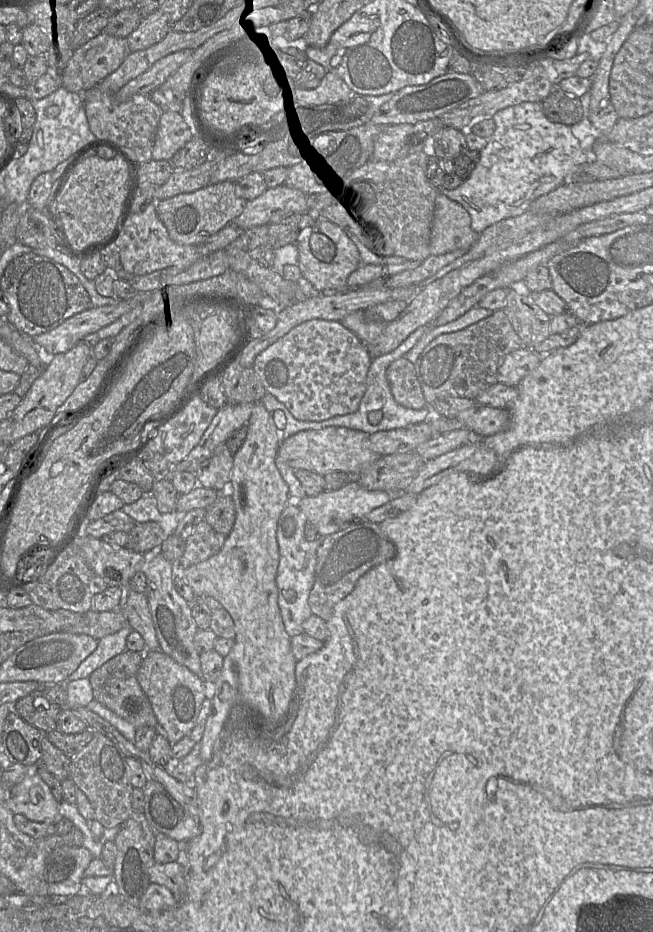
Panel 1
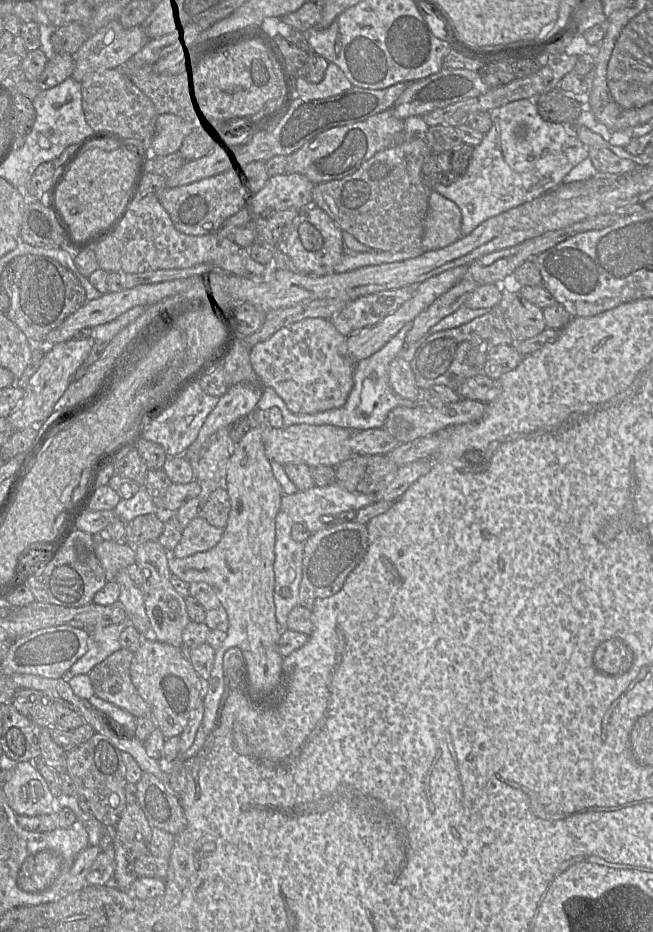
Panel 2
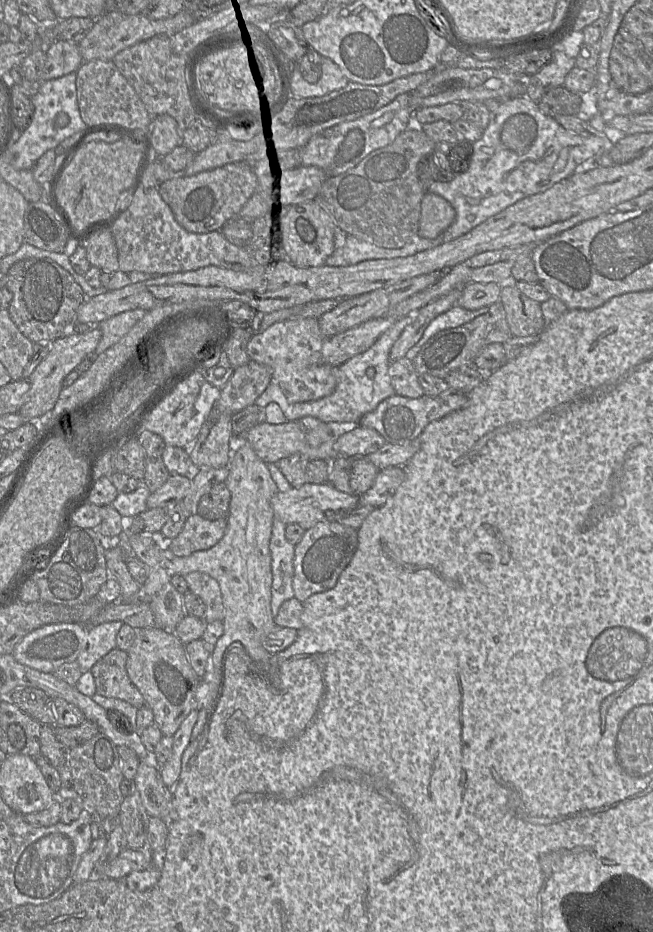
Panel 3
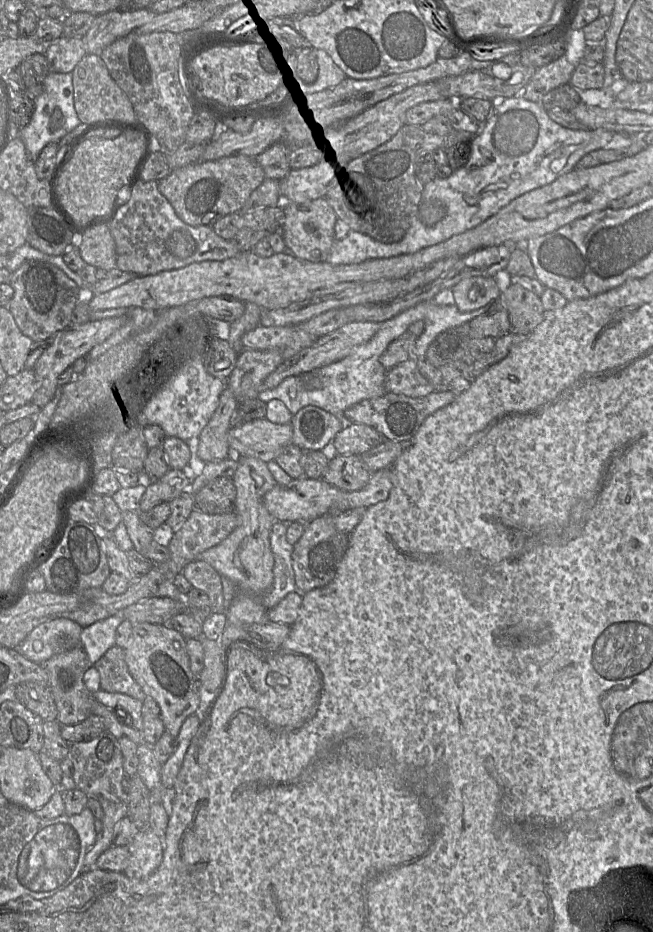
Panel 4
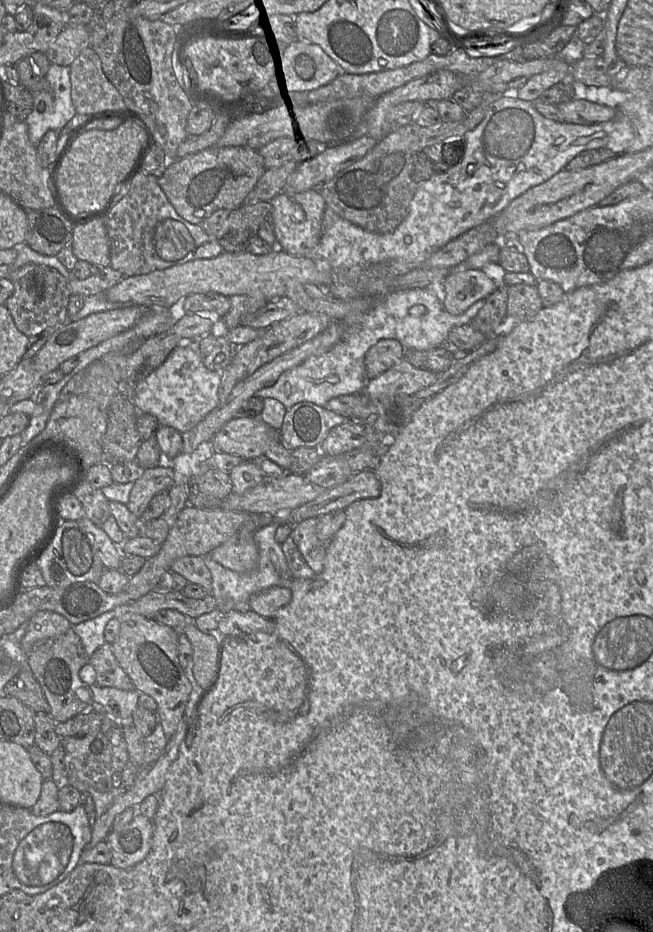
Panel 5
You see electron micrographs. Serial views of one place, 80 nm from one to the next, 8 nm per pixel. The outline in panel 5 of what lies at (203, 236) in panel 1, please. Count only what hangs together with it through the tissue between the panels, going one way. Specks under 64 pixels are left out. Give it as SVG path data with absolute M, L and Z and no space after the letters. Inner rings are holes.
M242 146L211 147L170 160L158 178L158 184L179 216L191 224L200 225L217 210L234 210L242 206L265 170L258 150Z

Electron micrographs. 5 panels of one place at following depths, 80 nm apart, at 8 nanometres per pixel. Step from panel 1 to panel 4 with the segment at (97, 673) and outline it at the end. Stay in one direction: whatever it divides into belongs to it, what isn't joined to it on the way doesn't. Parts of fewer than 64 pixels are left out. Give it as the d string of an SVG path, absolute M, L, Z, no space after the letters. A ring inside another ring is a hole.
M111 647L93 667L98 671L101 690L127 694L141 702L147 697L130 675L122 648Z

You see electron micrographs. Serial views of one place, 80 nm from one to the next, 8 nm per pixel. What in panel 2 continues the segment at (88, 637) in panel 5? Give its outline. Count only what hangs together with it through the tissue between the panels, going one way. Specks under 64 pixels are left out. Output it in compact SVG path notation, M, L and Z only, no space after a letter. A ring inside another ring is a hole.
M123 622L105 626L89 633L87 652L73 664L62 678L69 682L74 676L89 674L95 665L120 650L120 635L128 625L130 625L129 622Z

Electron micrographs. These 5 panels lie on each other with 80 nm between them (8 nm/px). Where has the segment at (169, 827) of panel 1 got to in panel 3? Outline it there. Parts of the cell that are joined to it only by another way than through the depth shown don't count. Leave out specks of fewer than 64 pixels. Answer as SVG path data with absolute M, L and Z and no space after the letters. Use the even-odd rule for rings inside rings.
M148 752L147 756L139 762L134 783L148 815L161 818L170 825L173 792L162 779L161 767L156 761L155 754Z

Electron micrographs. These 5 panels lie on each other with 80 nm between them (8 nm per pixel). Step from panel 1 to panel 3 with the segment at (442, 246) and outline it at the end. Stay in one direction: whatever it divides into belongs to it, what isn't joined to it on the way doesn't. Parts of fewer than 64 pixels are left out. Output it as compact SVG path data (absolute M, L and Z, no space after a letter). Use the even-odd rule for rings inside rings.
M426 192L421 202L418 233L434 239L454 222L455 217L455 209L445 198Z

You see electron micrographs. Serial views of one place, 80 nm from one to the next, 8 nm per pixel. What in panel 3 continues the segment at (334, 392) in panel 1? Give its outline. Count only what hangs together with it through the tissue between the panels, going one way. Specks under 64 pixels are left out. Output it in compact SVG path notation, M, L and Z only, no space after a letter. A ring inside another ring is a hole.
M292 318L254 333L247 344L247 354L250 360L270 368L271 381L279 385L289 402L315 401L331 395L337 384L334 374L337 366L322 363L321 349L326 338L318 319Z

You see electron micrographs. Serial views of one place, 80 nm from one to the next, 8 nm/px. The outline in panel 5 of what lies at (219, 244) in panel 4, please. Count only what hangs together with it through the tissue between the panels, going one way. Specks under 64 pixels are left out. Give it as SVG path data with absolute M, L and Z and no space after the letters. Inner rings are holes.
M142 171L133 178L126 195L110 210L104 222L110 244L110 267L125 277L149 274L196 259L212 259L224 252L219 242L200 225L191 224L179 216L158 184L157 177Z

